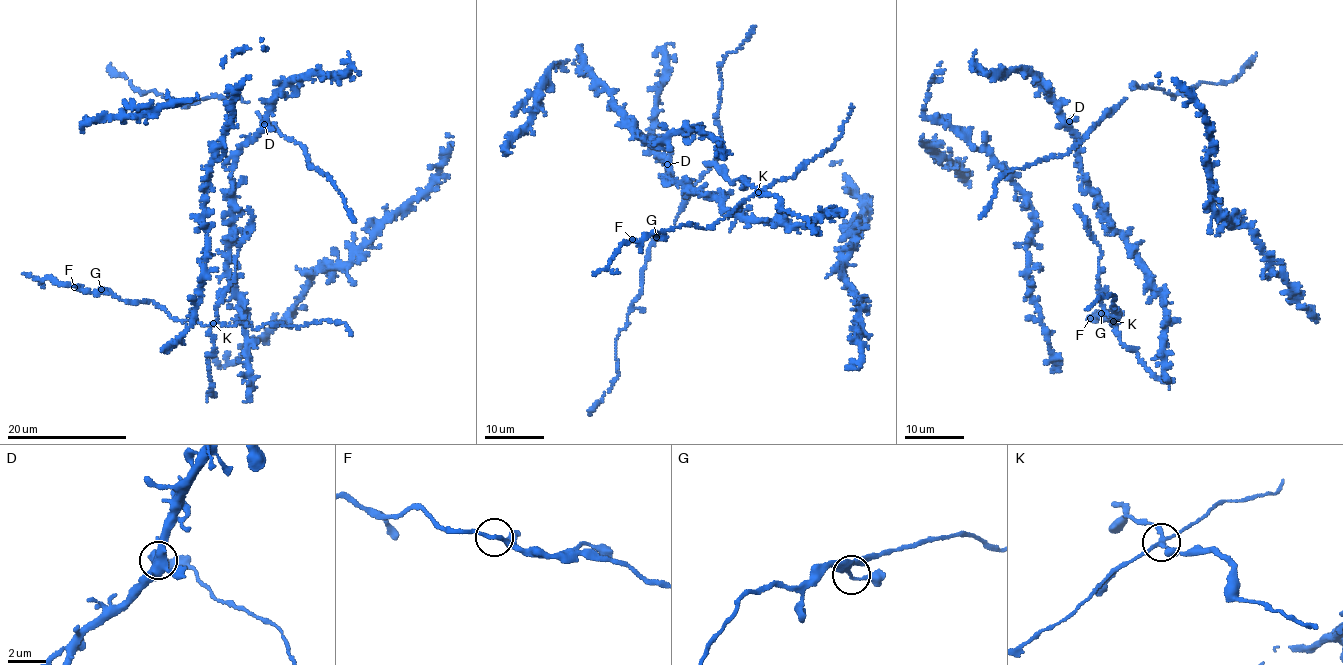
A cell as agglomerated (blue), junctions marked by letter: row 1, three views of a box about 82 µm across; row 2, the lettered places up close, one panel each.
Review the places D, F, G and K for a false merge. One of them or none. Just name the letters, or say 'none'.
K

